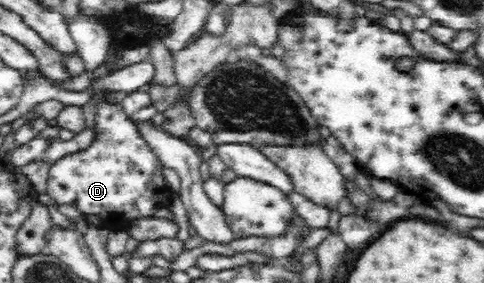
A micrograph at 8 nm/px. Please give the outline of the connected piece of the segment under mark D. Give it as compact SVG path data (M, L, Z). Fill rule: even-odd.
M102 99L98 101L95 111L95 127L93 141L77 154L69 154L49 167L48 195L58 204L70 205L82 214L97 214L100 217L120 216L134 220L154 216L154 211L168 208L175 192L169 189L164 179L162 164L150 147L143 141L128 118L123 107Z

